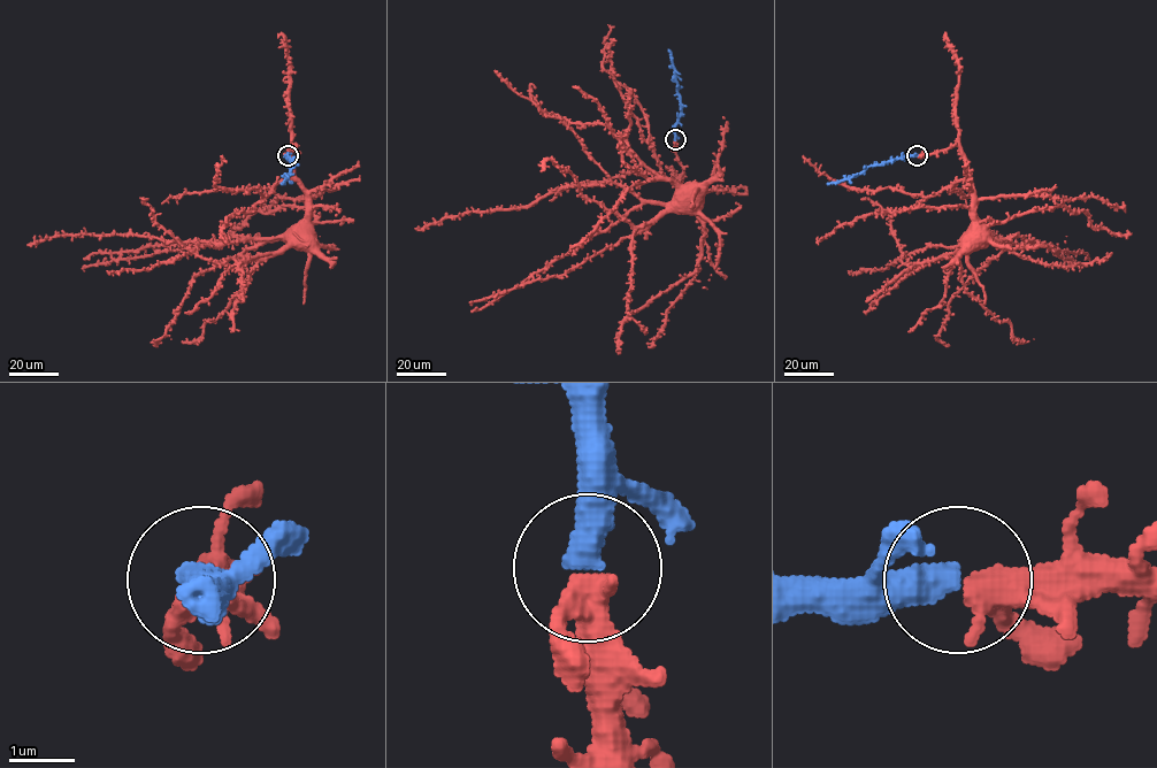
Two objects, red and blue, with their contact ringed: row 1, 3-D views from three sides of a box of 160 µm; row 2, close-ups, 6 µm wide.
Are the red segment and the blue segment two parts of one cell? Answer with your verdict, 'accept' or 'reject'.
accept

